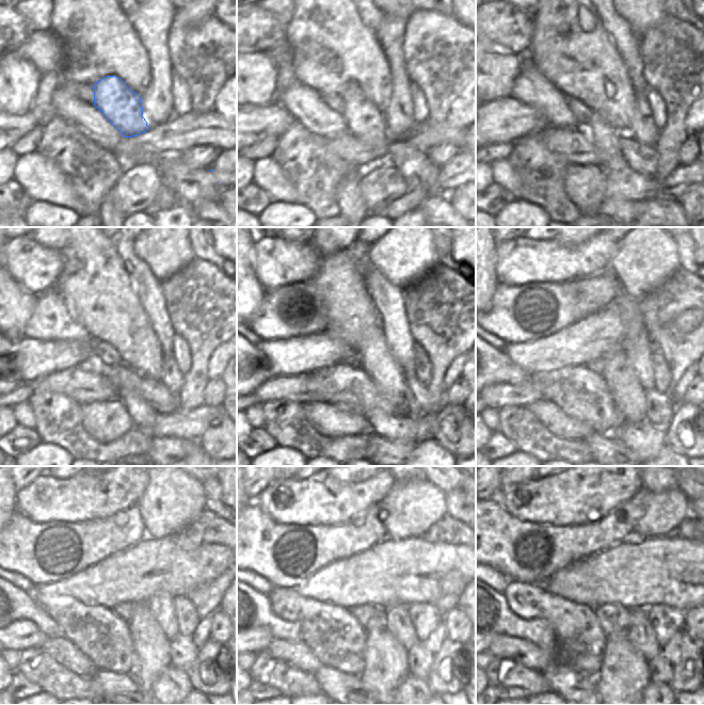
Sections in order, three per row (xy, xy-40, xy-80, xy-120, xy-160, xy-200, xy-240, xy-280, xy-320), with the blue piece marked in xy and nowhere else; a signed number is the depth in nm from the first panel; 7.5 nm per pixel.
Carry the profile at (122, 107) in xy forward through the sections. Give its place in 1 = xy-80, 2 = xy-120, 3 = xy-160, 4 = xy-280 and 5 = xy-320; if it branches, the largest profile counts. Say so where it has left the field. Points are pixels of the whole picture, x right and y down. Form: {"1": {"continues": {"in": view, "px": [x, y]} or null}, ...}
{"1": {"continues": {"in": "xy-80", "px": [611, 161]}}, "2": {"continues": {"in": "xy-120", "px": [191, 425]}}, "3": {"continues": {"in": "xy-160", "px": [384, 422]}}, "4": {"continues": {"in": "xy-280", "px": [411, 683]}}, "5": {"continues": {"in": "xy-320", "px": [650, 683]}}}

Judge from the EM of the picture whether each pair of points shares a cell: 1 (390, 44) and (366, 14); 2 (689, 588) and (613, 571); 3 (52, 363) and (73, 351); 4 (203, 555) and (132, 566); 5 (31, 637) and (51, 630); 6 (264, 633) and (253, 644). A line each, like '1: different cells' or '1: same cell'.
1: different cells
2: same cell
3: same cell
4: same cell
5: different cells
6: same cell

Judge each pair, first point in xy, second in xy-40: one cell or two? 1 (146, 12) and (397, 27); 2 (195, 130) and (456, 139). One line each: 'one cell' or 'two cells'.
1: one cell
2: one cell

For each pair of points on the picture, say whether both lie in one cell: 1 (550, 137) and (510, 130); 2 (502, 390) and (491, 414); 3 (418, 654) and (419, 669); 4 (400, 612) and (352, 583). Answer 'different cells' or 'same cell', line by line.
1: different cells
2: different cells
3: same cell
4: different cells

